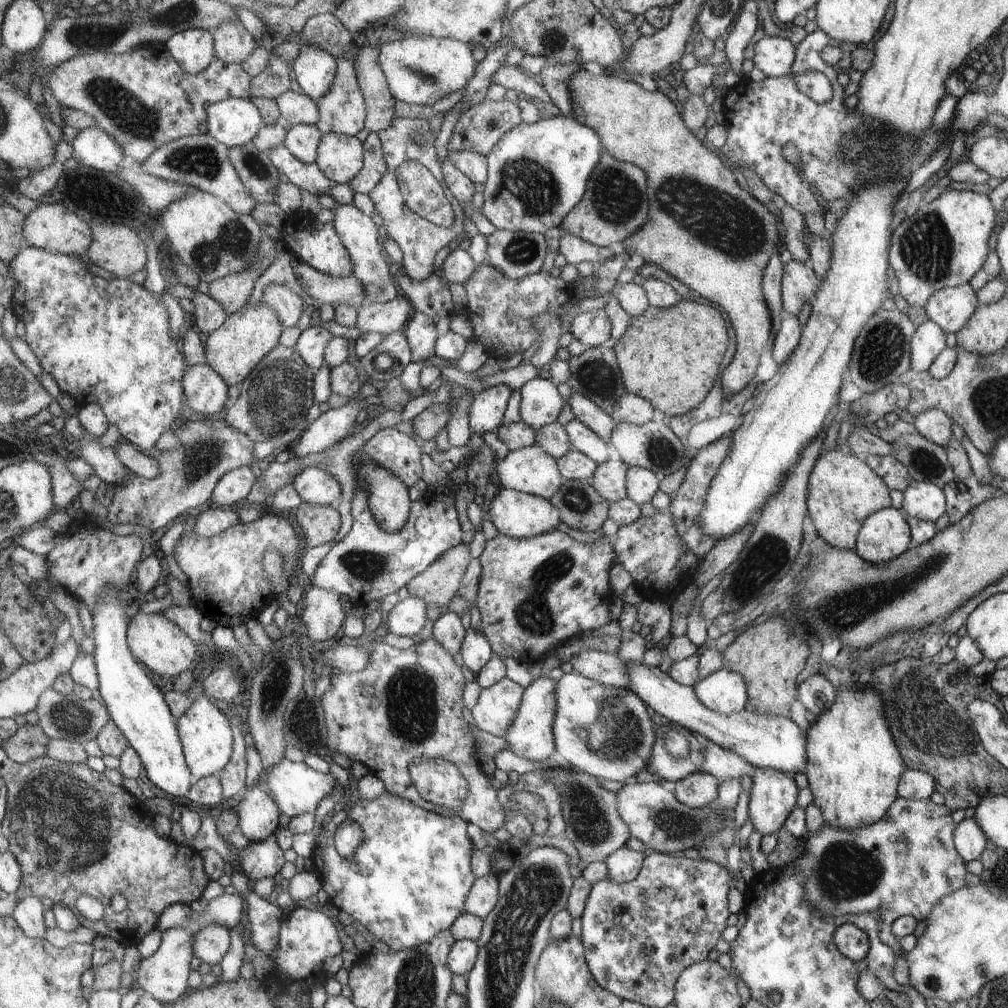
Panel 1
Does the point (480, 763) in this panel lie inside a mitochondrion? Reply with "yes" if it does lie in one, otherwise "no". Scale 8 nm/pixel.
no

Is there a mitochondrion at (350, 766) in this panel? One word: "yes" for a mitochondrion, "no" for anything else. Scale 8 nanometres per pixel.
no

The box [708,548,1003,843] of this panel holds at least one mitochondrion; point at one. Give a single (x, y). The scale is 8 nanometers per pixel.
(915, 721)

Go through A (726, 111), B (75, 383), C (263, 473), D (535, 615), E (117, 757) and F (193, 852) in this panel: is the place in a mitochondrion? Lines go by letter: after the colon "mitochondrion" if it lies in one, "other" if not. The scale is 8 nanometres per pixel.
A: other
B: other
C: other
D: mitochondrion
E: other
F: other

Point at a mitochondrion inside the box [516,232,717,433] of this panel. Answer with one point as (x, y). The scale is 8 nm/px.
(596, 377)

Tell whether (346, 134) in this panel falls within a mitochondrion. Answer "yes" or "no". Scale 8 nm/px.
no

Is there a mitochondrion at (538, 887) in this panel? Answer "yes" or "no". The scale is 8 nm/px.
yes

